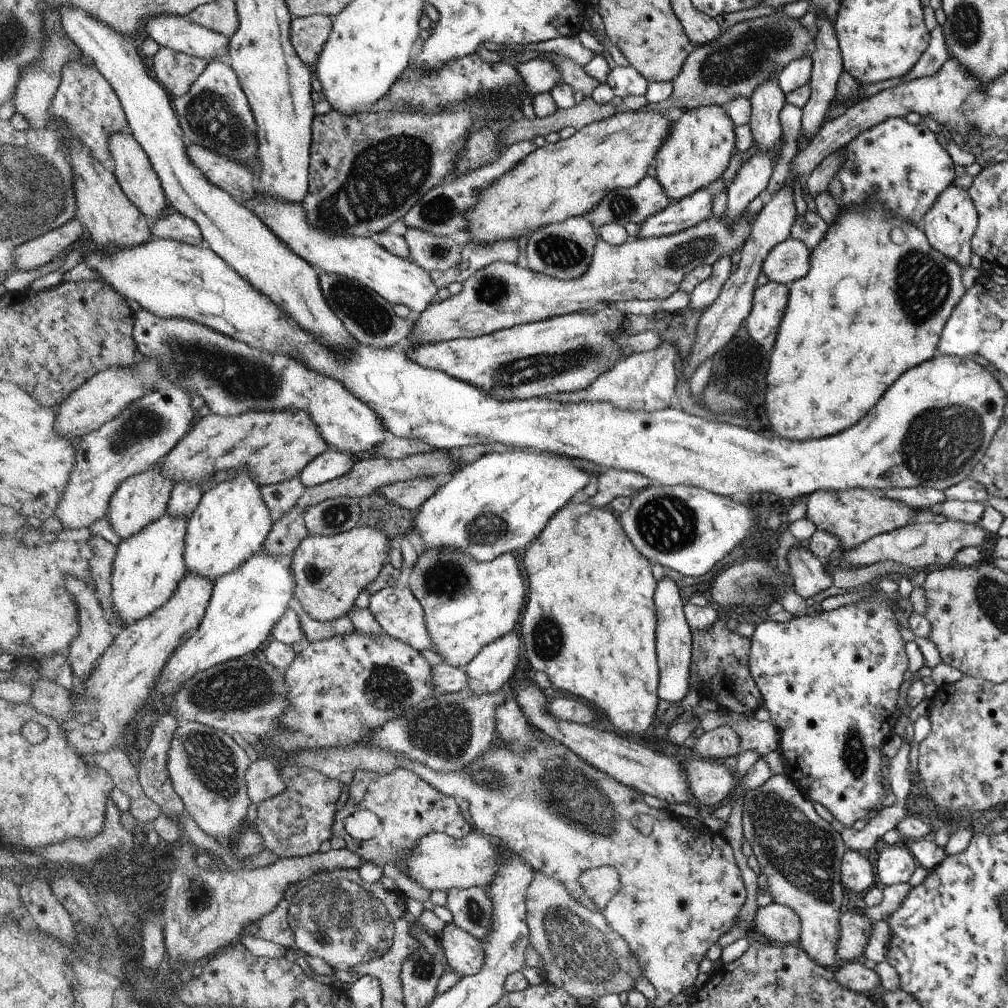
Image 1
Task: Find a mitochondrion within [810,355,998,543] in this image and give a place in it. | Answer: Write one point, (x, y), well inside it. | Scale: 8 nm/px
(937, 444)

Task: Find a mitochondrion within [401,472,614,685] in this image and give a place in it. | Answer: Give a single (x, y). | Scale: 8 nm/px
(447, 579)

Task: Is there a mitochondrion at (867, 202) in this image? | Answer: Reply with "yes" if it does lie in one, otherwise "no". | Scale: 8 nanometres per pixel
no

